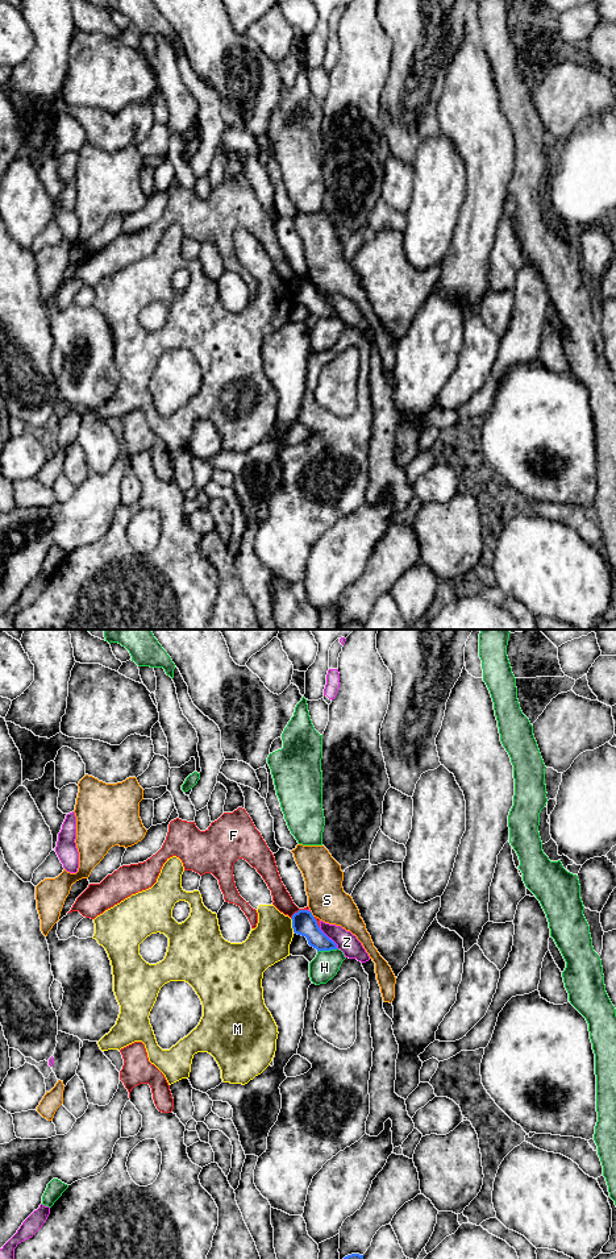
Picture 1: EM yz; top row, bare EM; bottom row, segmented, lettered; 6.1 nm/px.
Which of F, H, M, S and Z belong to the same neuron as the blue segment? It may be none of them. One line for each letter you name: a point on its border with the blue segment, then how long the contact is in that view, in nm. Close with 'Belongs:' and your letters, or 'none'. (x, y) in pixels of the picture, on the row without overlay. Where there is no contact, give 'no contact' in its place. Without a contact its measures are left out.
Belongs: none

